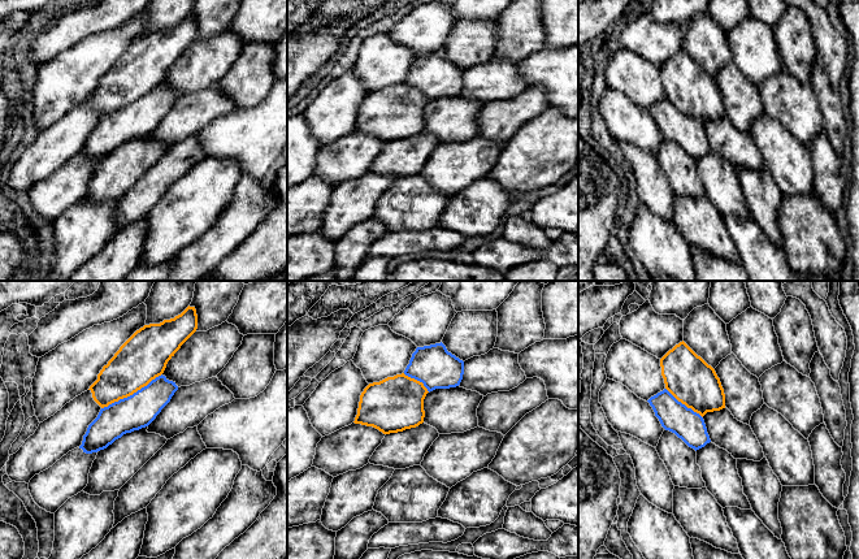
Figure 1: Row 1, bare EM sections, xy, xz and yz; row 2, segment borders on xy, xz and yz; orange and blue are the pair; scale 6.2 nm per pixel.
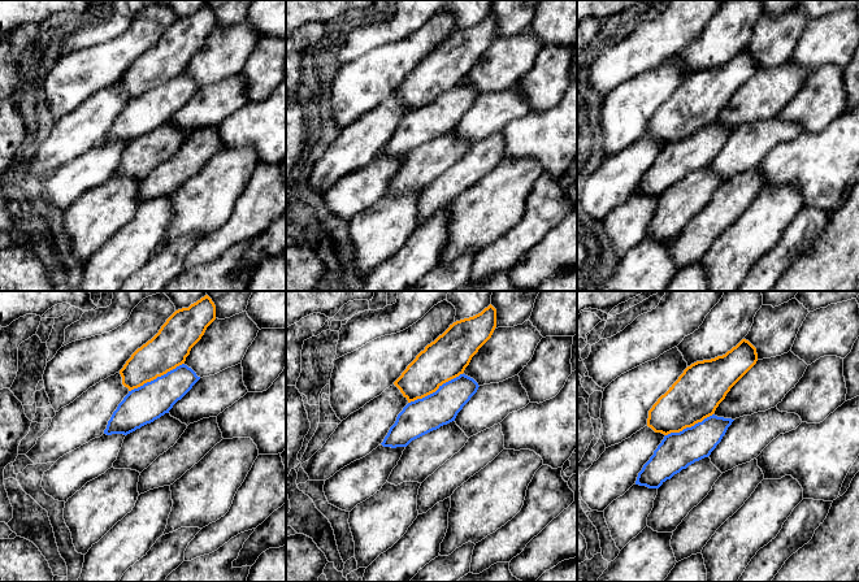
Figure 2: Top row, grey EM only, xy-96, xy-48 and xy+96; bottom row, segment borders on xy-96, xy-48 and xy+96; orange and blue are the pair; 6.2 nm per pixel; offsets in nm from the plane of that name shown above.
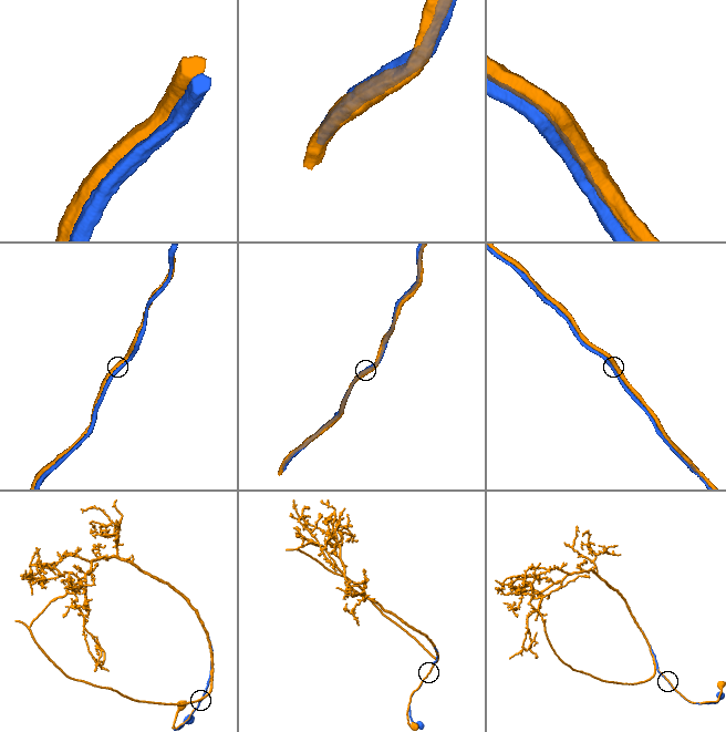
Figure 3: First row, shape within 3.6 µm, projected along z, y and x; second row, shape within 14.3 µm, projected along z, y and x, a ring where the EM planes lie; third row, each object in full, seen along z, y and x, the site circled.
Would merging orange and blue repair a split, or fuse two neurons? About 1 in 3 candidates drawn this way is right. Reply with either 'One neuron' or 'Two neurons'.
Two neurons

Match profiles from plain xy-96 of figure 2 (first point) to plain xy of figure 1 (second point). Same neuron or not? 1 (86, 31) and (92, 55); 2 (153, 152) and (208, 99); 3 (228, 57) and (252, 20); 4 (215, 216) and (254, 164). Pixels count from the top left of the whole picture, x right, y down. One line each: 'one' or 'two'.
1: two
2: two
3: two
4: two

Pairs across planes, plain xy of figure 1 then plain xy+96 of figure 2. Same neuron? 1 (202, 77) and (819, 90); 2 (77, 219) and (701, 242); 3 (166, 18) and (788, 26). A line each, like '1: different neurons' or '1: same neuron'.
1: different neurons
2: different neurons
3: different neurons

